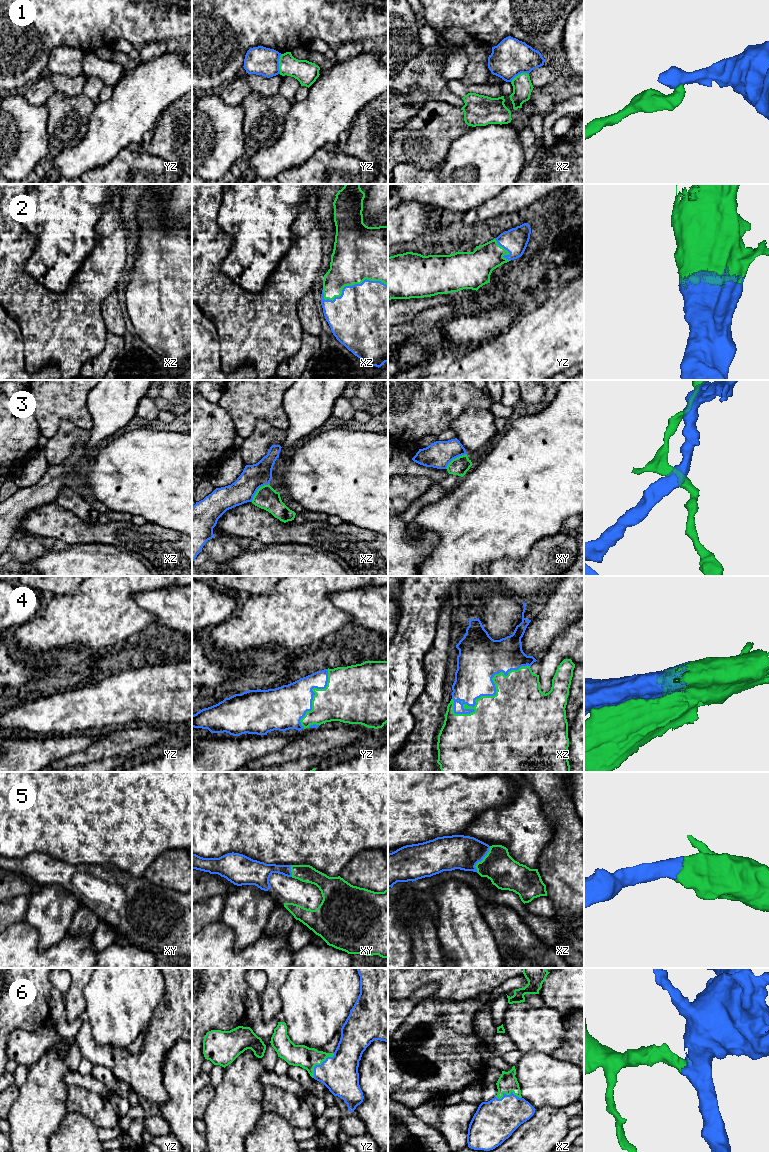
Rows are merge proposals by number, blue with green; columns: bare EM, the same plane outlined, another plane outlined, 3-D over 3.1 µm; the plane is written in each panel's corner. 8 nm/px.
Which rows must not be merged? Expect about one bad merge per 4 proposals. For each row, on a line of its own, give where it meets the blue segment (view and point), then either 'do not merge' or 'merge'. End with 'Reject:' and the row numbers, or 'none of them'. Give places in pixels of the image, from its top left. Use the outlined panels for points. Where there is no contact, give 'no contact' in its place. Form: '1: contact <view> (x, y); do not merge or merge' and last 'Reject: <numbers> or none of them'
1: contact yz (278, 64); do not merge
2: contact xz (350, 286); merge
3: contact xz (257, 489); do not merge
4: contact xz (496, 690); merge
5: contact xz (482, 859); merge
6: contact yz (319, 1065); merge
Reject: 1, 3

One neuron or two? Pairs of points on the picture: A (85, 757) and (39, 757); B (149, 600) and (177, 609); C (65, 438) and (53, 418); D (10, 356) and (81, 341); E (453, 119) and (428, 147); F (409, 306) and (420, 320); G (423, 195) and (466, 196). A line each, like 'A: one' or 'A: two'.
A: two
B: one
C: two
D: two
E: one
F: two
G: one

